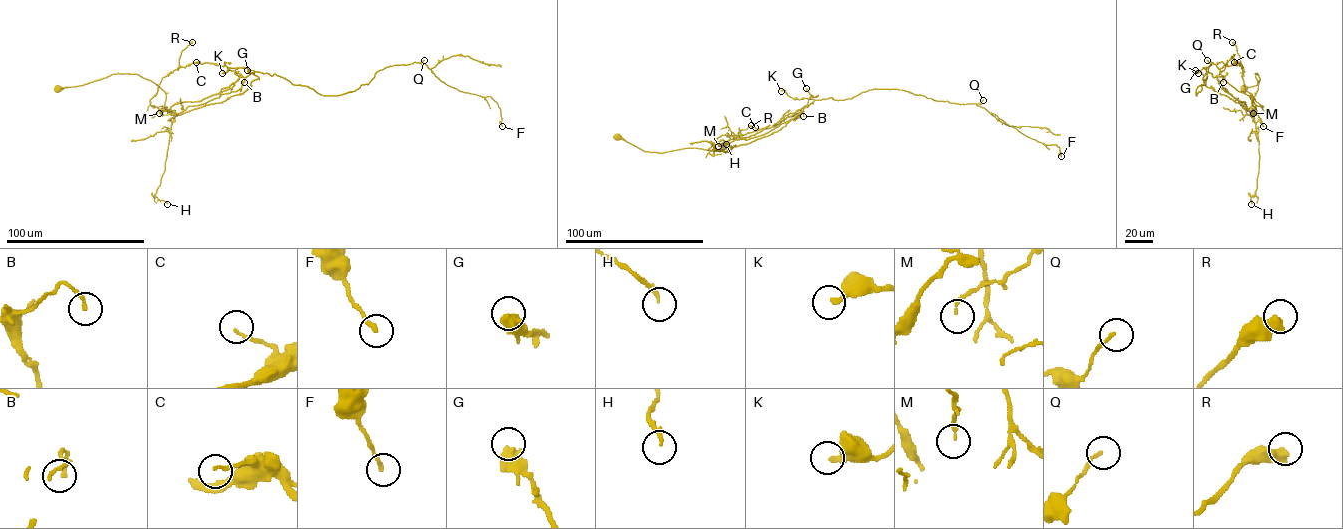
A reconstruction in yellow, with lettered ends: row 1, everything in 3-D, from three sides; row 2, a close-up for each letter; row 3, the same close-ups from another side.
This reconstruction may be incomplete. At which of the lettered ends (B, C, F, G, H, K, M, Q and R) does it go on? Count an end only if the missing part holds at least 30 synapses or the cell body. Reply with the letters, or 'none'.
none

